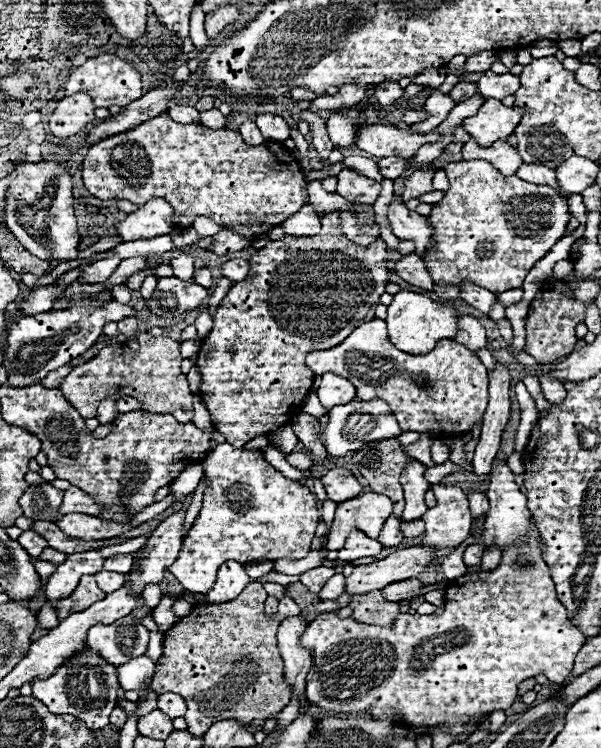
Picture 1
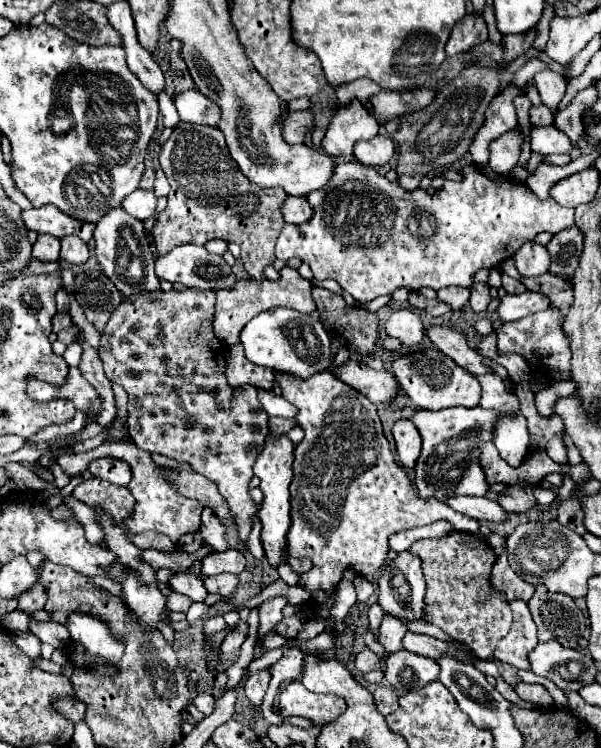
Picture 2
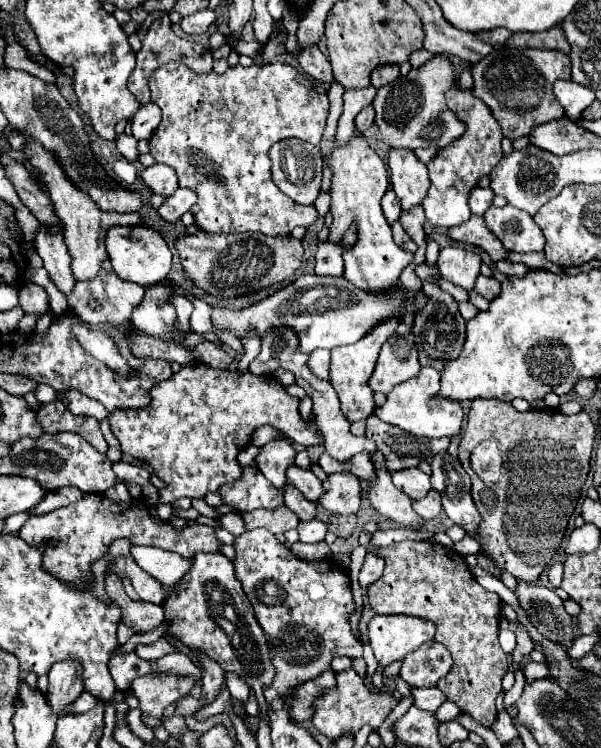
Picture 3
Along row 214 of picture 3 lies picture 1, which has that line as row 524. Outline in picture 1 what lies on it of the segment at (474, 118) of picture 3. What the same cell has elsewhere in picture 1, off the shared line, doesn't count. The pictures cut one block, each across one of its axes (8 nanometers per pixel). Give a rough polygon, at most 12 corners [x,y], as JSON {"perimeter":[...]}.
{"perimeter":[[433,484],[422,544],[458,548],[472,526],[466,494]]}

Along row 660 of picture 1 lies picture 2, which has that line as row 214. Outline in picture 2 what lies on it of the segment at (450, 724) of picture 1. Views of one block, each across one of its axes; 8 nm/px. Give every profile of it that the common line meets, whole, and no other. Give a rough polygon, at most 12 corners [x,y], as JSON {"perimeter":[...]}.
{"perimeter":[[336,162],[286,224],[356,302],[468,288],[574,208],[472,166],[438,192]]}

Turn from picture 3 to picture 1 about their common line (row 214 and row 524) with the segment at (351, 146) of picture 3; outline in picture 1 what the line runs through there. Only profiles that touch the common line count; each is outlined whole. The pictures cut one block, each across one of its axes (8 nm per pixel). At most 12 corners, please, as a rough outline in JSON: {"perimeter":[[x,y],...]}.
{"perimeter":[[362,492],[340,502],[328,550],[340,550],[352,528],[378,538],[392,500]]}

